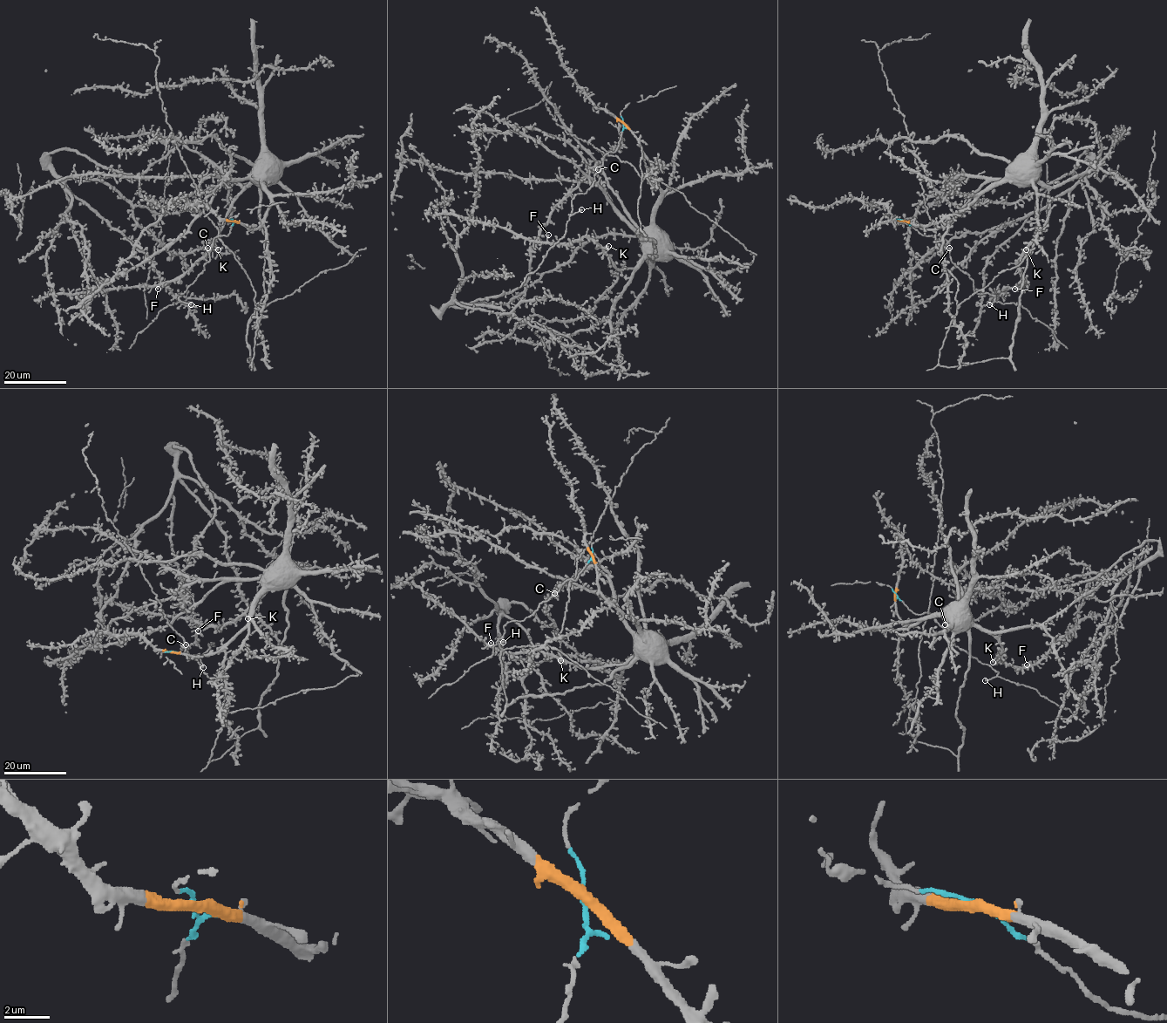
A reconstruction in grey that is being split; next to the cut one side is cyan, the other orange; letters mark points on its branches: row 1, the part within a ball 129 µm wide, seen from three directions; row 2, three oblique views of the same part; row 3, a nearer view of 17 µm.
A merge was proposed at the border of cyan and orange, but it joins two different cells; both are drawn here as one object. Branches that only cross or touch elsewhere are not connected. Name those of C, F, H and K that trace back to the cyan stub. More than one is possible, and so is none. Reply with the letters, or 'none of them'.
C, H

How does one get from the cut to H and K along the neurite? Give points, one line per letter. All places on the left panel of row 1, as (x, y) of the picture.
H: (233, 221), (227, 236), (213, 238), (204, 270), (178, 298), (192, 304)
K: (233, 221), (247, 228), (263, 221), (269, 194), (261, 181), (234, 201), (213, 244), (218, 250)

